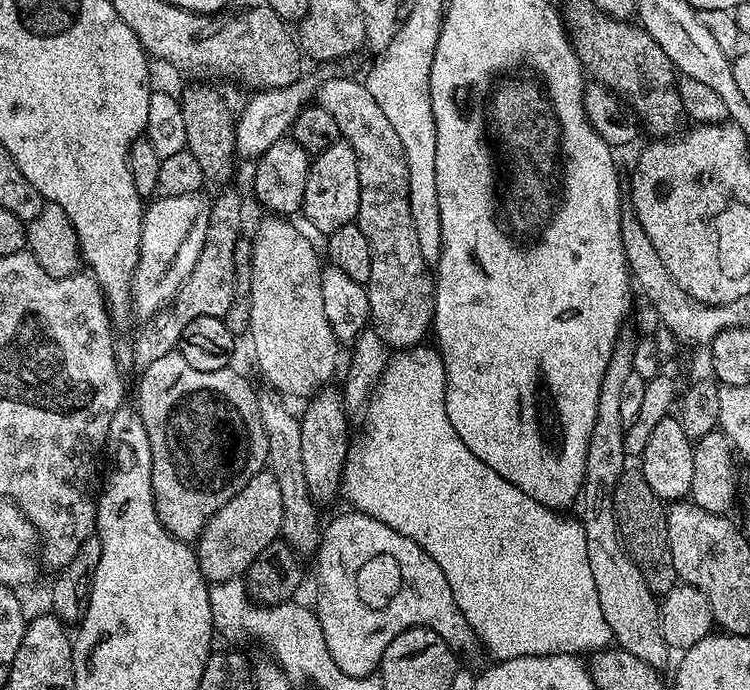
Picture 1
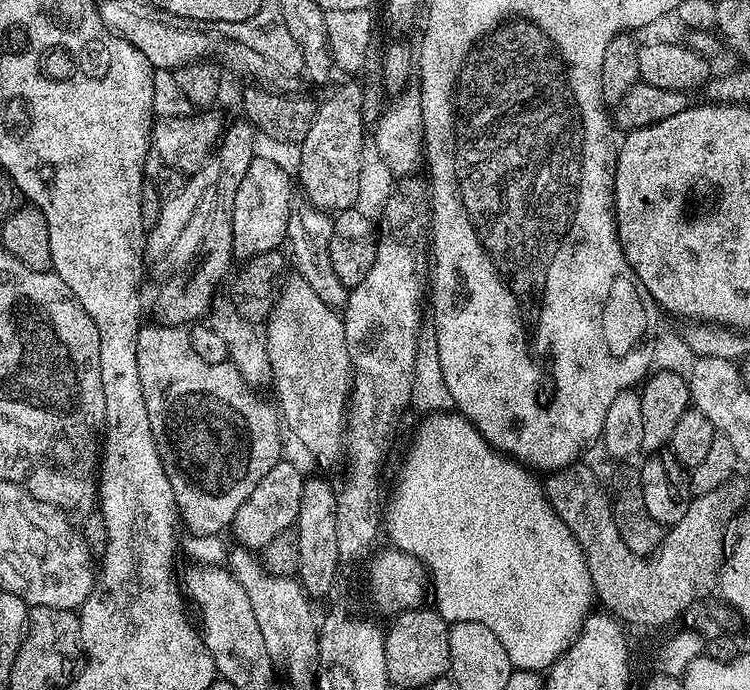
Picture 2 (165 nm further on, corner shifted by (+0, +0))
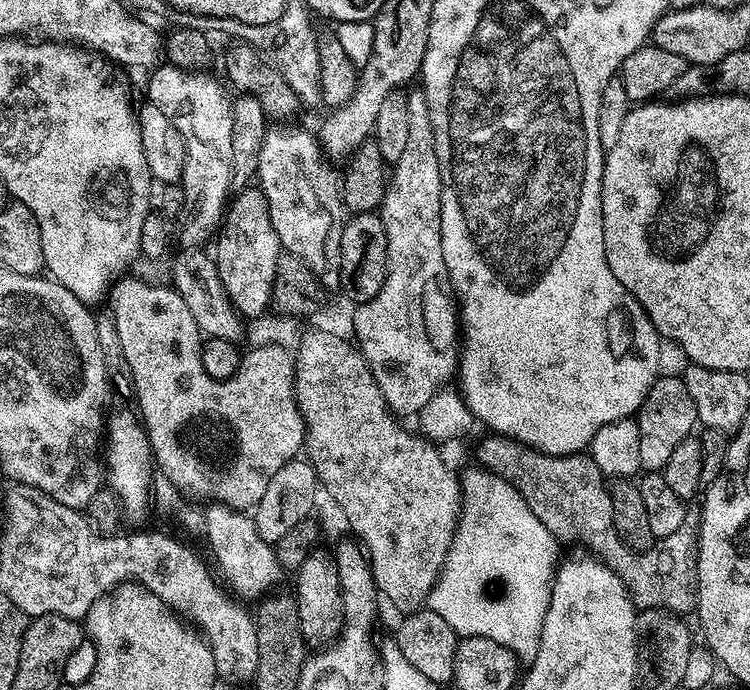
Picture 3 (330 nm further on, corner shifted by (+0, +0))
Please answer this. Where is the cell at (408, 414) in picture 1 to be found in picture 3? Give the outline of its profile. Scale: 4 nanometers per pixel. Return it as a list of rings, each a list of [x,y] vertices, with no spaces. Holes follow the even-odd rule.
[[[479,466],[468,468],[462,472],[460,525],[456,528],[448,560],[428,595],[427,607],[438,614],[438,618],[443,618],[457,637],[490,638],[508,648],[521,661],[531,662],[538,654],[538,642],[550,606],[552,578],[558,567],[556,547],[556,537],[534,518],[530,506],[526,506],[526,498],[522,498],[512,484]]]

